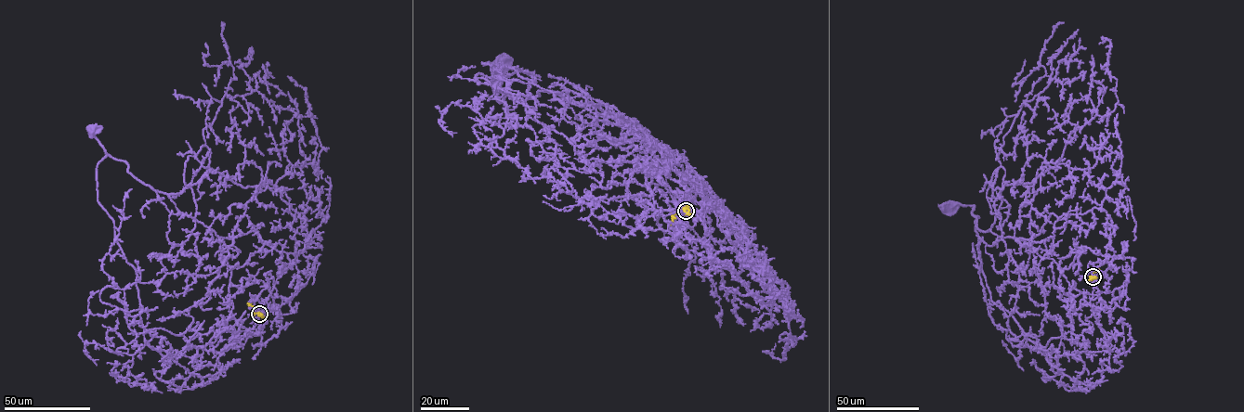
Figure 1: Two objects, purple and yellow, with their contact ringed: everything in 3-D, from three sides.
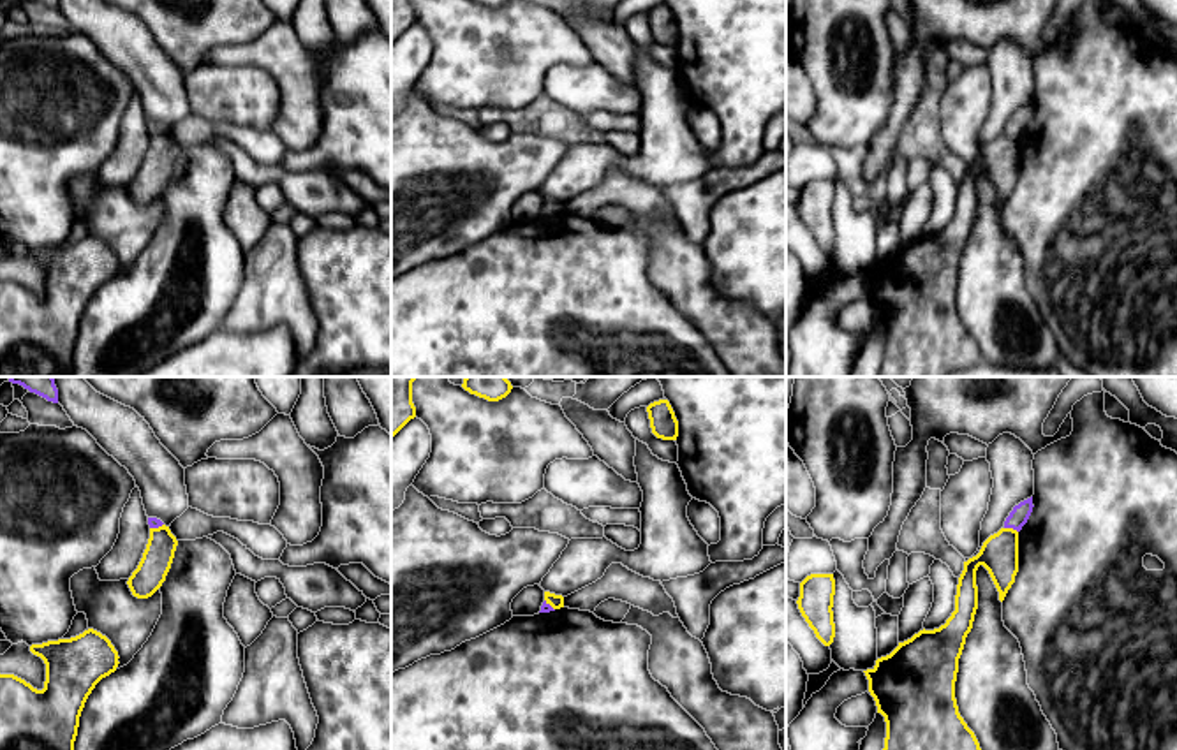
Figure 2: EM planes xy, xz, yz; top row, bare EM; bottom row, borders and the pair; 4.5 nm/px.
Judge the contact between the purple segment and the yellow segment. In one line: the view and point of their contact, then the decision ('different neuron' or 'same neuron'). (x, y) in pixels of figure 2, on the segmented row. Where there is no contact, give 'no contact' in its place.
contact yz (1012, 527); different neuron

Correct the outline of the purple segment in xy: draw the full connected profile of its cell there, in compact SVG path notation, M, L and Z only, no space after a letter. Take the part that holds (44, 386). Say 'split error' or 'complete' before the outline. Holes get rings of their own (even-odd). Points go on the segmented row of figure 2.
complete | M9 377L9 382L19 384L48 401L58 403L58 389L53 377Z

